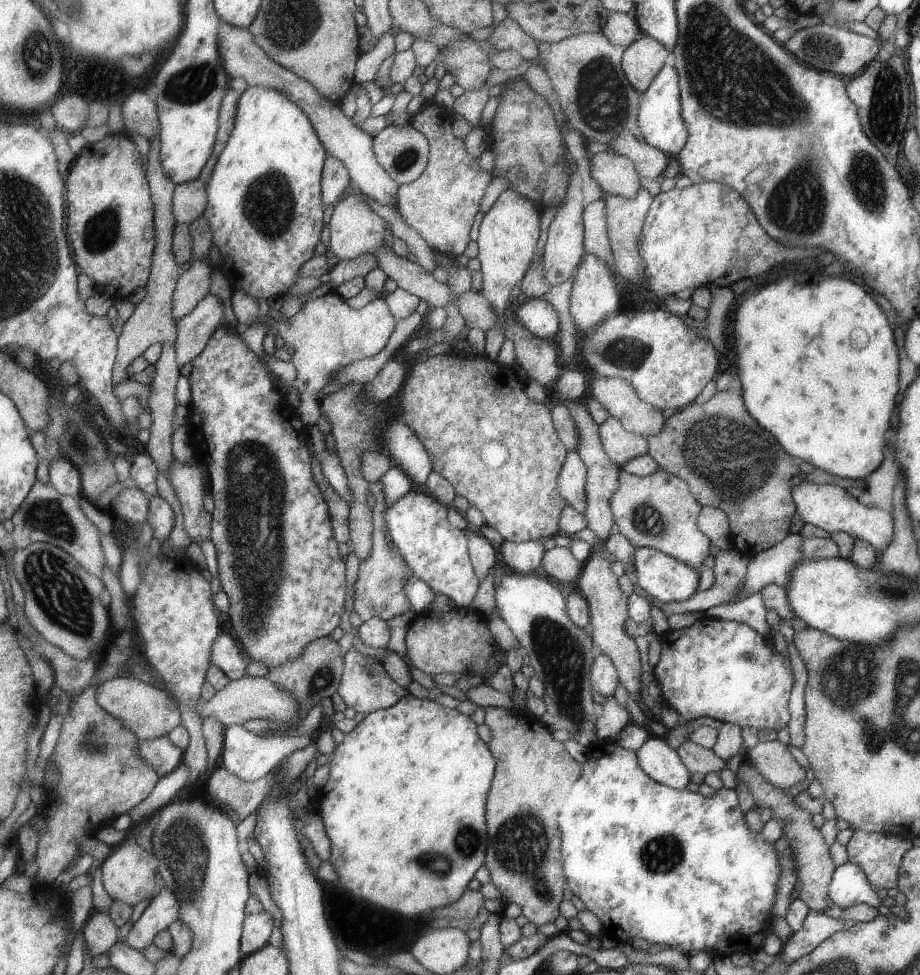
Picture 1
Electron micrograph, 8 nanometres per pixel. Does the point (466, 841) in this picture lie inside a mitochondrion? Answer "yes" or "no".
yes

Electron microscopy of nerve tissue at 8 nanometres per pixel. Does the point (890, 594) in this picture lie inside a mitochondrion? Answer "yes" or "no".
yes

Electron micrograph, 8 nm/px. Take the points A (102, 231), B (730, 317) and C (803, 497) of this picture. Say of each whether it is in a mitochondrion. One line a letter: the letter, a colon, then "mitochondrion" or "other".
A: mitochondrion
B: other
C: other

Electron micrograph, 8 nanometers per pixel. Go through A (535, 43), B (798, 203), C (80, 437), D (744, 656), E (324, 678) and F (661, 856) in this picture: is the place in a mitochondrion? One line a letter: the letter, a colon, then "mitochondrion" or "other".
A: other
B: mitochondrion
C: mitochondrion
D: mitochondrion
E: mitochondrion
F: mitochondrion

